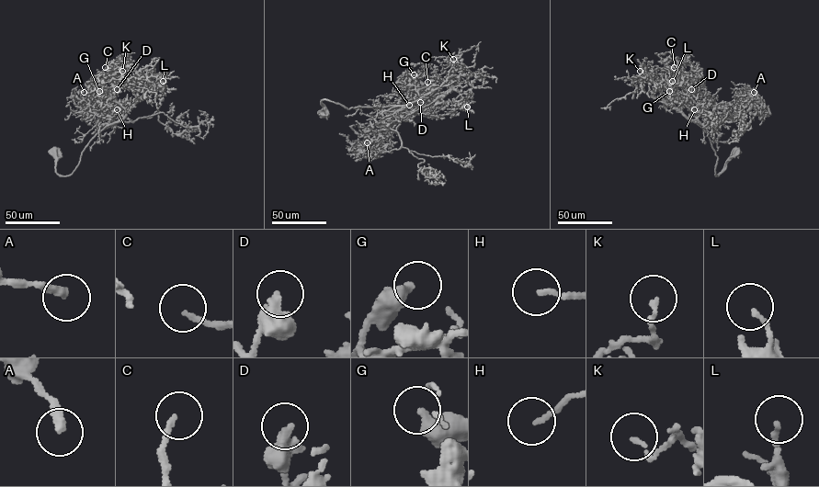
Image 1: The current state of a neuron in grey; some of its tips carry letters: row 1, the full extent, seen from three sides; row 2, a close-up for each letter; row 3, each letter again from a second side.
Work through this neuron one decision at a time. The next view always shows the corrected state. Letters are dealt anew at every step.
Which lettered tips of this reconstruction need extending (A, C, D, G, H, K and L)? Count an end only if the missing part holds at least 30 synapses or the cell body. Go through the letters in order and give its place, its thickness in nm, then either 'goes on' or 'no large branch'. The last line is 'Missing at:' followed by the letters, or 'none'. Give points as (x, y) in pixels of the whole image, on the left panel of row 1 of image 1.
A: place (84, 92); calibre 280 nm; no large branch
C: place (105, 67); calibre 150 nm; goes on
D: place (117, 89); calibre 480 nm; no large branch
G: place (99, 91); calibre 460 nm; goes on
H: place (117, 109); calibre 140 nm; no large branch
K: place (122, 71); calibre 130 nm; no large branch
L: place (163, 81); calibre 140 nm; no large branch
Missing at: C, G

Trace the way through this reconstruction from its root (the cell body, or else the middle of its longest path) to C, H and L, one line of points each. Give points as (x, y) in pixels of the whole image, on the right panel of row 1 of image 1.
C: (736, 151), (715, 175), (717, 156), (707, 133), (681, 109), (674, 84), (678, 71), (674, 67)
H: (736, 151), (737, 152), (715, 175), (717, 156), (707, 133), (698, 124), (708, 123), (694, 109)
L: (736, 151), (737, 152), (715, 175), (717, 156), (707, 133), (660, 96), (663, 86), (672, 84), (672, 81)

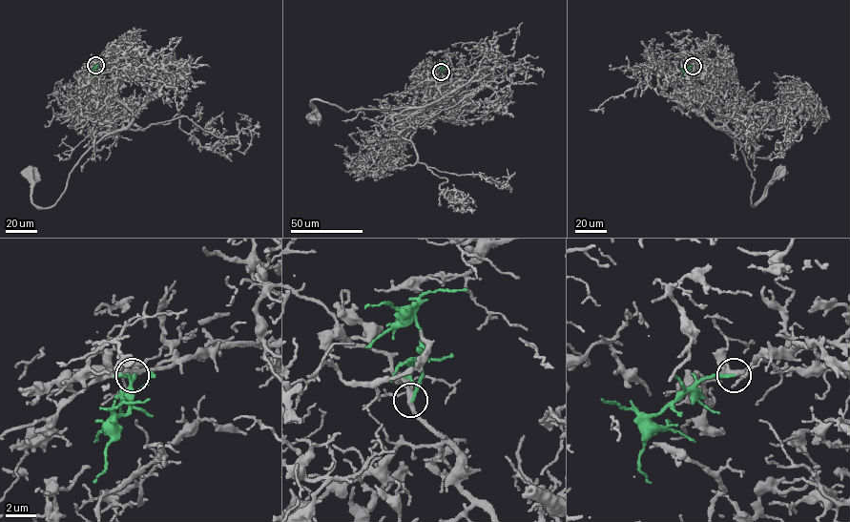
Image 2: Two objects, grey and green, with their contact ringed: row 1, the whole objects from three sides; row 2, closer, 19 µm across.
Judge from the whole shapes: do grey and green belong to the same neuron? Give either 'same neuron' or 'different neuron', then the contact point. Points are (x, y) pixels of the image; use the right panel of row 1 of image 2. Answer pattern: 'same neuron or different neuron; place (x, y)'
same neuron; place (693, 66)

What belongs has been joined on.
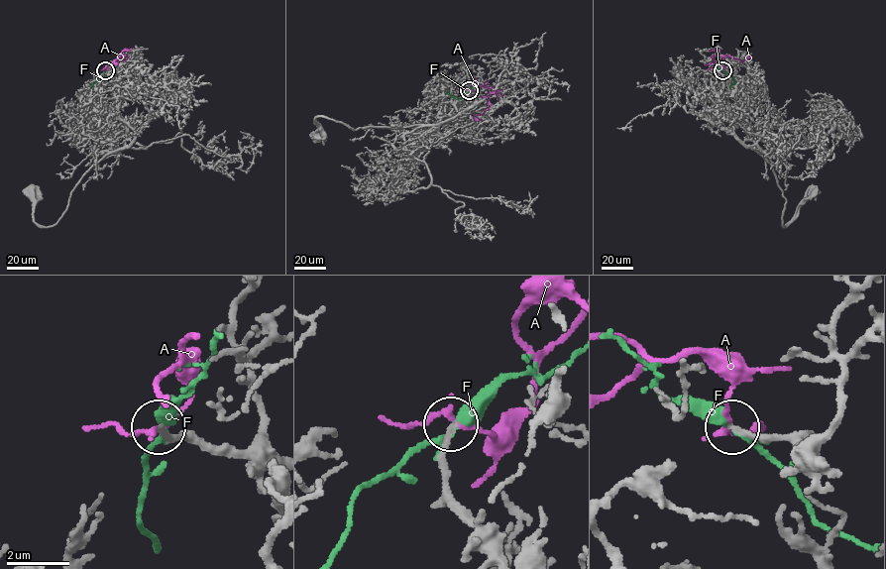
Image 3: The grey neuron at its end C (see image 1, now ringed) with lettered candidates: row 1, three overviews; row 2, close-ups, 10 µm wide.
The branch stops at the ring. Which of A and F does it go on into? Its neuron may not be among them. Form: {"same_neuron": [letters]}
{"same_neuron": []}

